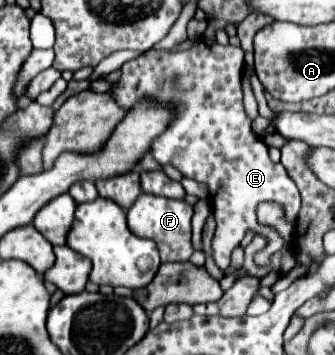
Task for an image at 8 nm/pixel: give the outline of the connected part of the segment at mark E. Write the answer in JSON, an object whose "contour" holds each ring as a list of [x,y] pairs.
{"contour":[[[201,39],[195,41],[191,49],[175,53],[169,49],[149,49],[141,57],[123,63],[121,79],[107,93],[115,97],[117,105],[125,111],[131,111],[145,97],[167,101],[171,105],[175,117],[167,129],[153,139],[149,151],[161,165],[169,163],[179,169],[183,177],[209,187],[216,221],[213,259],[217,267],[227,269],[231,263],[231,251],[239,247],[247,231],[253,231],[267,239],[267,247],[273,253],[281,253],[281,275],[285,275],[297,263],[293,247],[273,227],[259,223],[257,205],[263,201],[279,203],[285,221],[295,225],[301,209],[301,195],[285,167],[269,159],[265,143],[251,131],[251,119],[243,109],[241,73],[241,47]]]}

